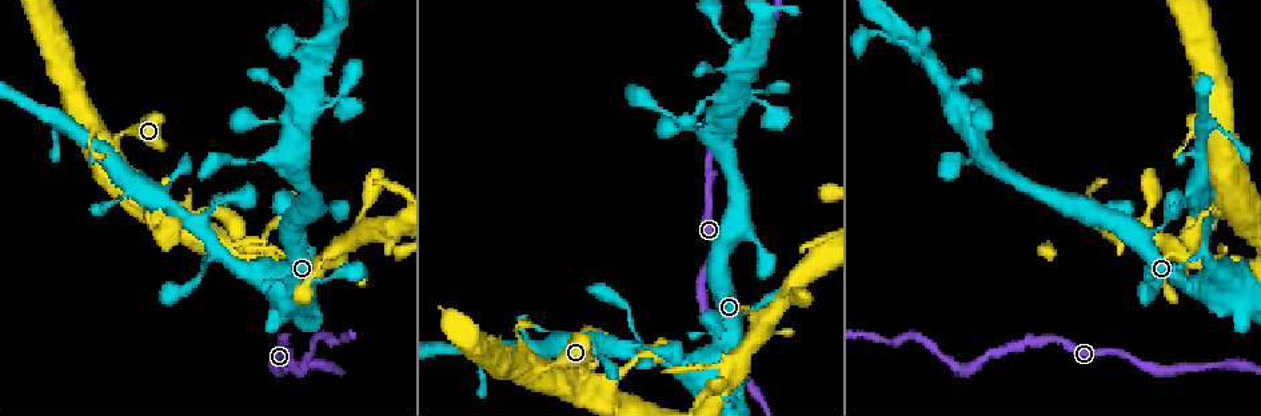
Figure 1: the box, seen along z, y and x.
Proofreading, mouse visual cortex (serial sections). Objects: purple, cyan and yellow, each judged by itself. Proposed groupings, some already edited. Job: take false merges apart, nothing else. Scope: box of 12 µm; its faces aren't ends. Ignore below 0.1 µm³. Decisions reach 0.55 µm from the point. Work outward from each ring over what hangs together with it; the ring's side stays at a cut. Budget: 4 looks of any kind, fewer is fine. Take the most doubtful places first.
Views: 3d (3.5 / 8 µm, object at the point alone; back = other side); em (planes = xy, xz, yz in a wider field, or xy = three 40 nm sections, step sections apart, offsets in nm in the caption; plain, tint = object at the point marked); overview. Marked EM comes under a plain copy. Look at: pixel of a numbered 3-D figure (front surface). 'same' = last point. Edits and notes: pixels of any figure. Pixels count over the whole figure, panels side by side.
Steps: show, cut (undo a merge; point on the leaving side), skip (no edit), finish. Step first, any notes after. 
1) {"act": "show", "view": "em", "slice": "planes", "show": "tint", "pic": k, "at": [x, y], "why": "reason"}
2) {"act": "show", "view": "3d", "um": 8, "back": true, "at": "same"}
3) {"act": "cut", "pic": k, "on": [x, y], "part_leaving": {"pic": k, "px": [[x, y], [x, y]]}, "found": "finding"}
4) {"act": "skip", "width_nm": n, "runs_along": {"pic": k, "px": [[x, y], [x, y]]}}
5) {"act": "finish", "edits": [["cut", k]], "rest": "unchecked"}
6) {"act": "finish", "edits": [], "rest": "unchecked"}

{"act": "show", "view": "3d", "um": 3.5, "pic": 1, "at": [542, 370], "why": "calibre changes"}

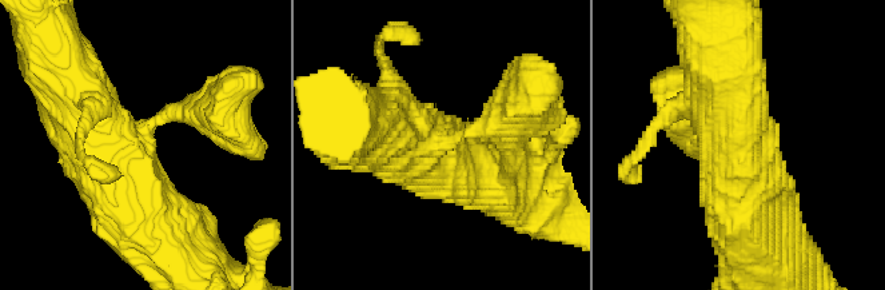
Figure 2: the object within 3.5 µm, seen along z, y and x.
{"act": "skip", "runs_along": {"pic": 2, "px": [[720, 111], [740, 124], [753, 227]]}, "found": "one cell here"}

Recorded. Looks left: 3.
{"act": "show", "view": "3d", "um": 3.5, "back": true, "pic": 1, "at": [366, 232], "why": "three-way junction"}

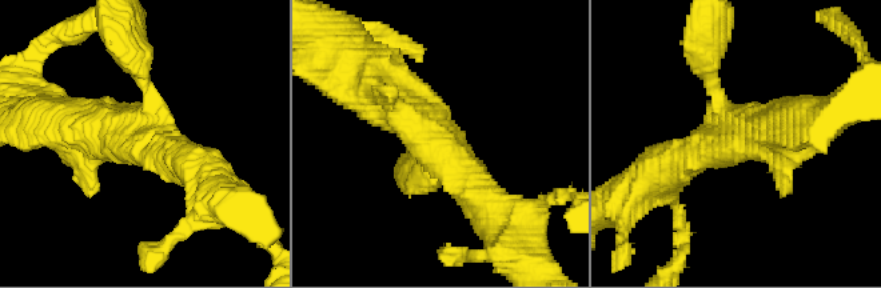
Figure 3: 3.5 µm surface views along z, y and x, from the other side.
{"act": "show", "view": "em", "slice": "planes", "show": "tint", "pic": 3, "at": [137, 141], "arms": 3, "arm_widths_nm": [200, 500, 500], "why": "now the EM"}

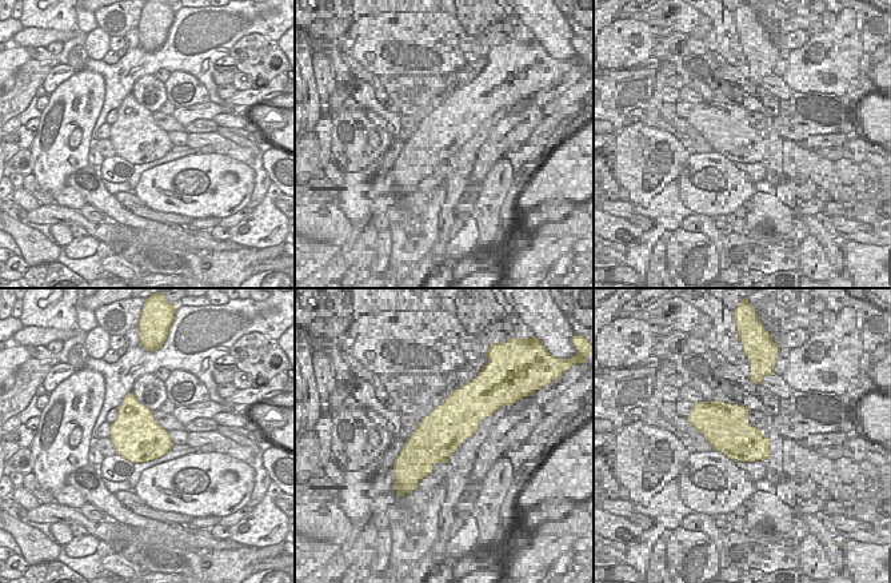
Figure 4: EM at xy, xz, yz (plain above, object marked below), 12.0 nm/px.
{"act": "skip", "runs_along": {"pic": 3, "px": [[491, 210], [434, 135], [377, 84]]}, "found": "continuous, no second cell"}

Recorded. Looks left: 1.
{"act": "finish", "edits": [], "rest": "unchecked"}

